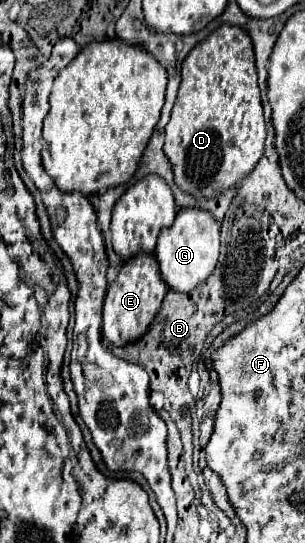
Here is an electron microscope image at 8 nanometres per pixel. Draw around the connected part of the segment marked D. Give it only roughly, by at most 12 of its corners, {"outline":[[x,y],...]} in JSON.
{"outline":[[249,34],[183,60],[165,126],[175,182],[213,198],[265,144]]}

